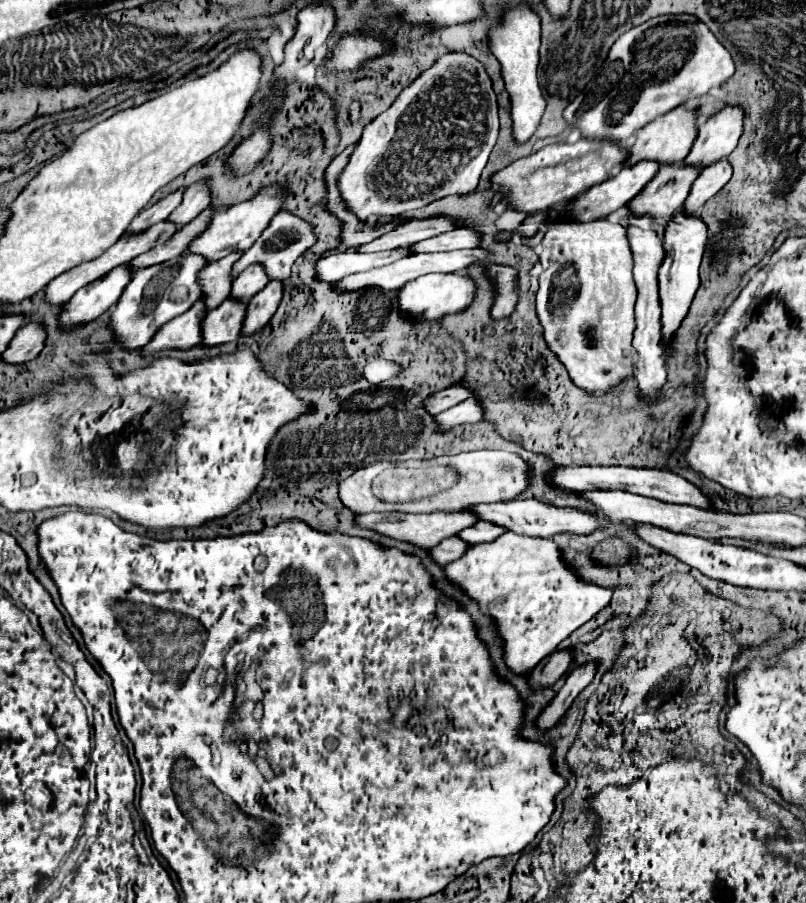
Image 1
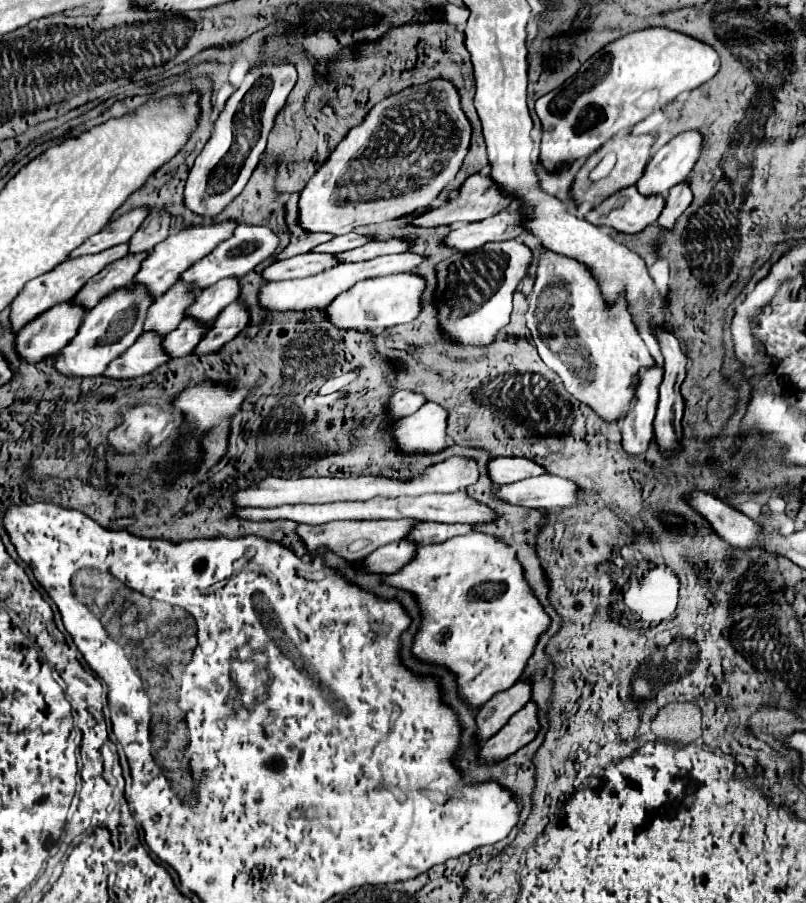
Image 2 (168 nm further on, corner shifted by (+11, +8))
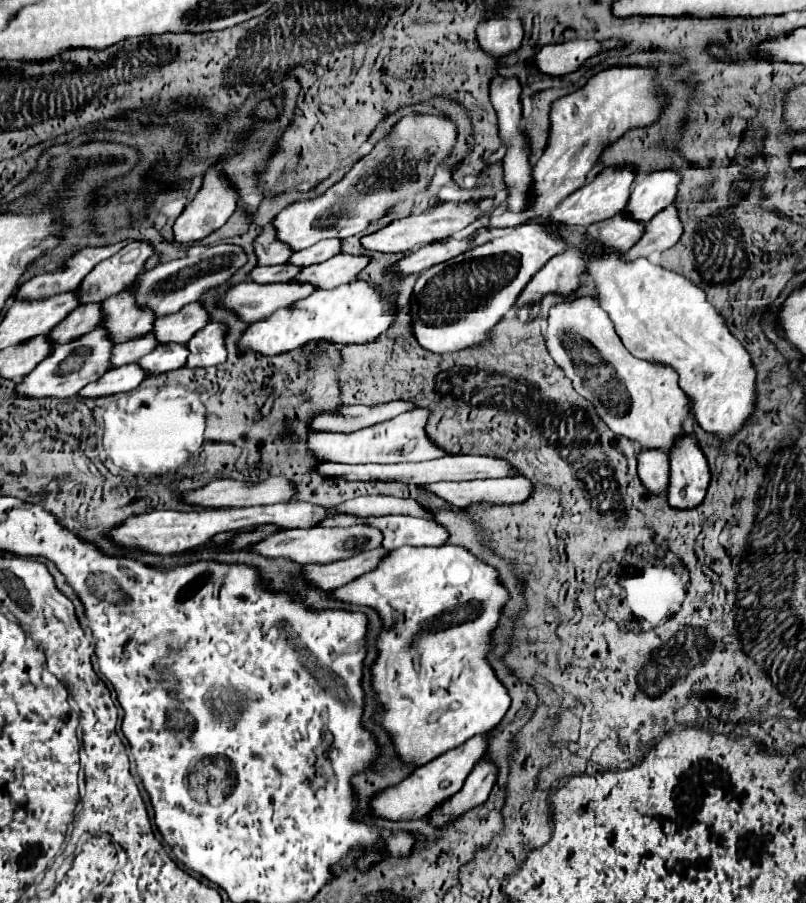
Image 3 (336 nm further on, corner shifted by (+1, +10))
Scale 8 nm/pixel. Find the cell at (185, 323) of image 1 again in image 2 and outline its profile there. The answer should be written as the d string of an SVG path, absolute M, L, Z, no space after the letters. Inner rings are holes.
M141 334L137 342L121 354L109 368L103 372L103 378L115 378L115 380L133 380L143 374L153 372L157 366L165 364L169 356L161 348L163 338L157 334Z

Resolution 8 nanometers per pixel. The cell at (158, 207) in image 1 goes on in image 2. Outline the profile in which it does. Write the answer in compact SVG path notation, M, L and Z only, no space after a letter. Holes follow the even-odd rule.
M147 208L131 210L131 212L123 214L121 218L107 224L103 228L103 232L97 232L97 236L91 236L85 244L81 244L81 248L75 248L69 254L69 260L77 258L77 256L83 256L83 254L97 254L101 250L107 250L107 248L113 248L117 244L127 242L145 218L147 218Z

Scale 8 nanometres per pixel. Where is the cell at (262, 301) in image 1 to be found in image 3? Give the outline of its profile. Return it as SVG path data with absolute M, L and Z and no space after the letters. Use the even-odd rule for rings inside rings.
M209 322L203 330L199 330L189 342L189 358L187 366L191 368L207 368L207 366L219 366L227 360L227 348L225 348L225 336L227 326Z

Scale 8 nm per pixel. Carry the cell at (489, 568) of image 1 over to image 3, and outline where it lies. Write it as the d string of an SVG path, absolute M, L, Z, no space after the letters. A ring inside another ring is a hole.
M443 544L443 546L421 546L421 548L415 548L415 546L401 546L397 550L393 550L389 556L385 556L381 560L381 564L369 572L369 574L363 574L359 578L355 578L353 582L337 588L333 592L335 598L343 600L343 602L349 602L349 604L357 604L357 606L371 606L375 610L379 610L383 622L385 622L385 628L383 632L379 634L377 638L377 646L379 646L379 658L375 660L373 664L373 686L375 686L375 692L377 692L377 700L381 704L379 712L375 714L375 720L393 736L393 742L395 742L395 748L399 752L399 756L405 760L405 762L415 762L417 766L423 766L427 762L431 762L433 758L445 754L447 750L451 748L457 748L461 746L467 738L475 736L475 734L483 734L483 732L489 732L491 728L495 728L501 718L505 716L505 712L509 710L511 706L511 696L507 692L507 688L503 686L503 682L497 678L497 674L493 672L491 664L489 664L489 652L493 650L493 634L499 626L499 620L503 616L503 606L509 602L509 590L499 582L499 570L487 562L481 562L475 554L471 554L467 548L463 546L453 546L453 544Z

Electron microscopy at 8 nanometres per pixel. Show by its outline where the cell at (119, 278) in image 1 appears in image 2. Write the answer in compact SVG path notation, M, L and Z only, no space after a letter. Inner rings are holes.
M71 302L43 312L15 336L17 354L29 364L37 364L57 354L77 334L83 316L85 310Z

